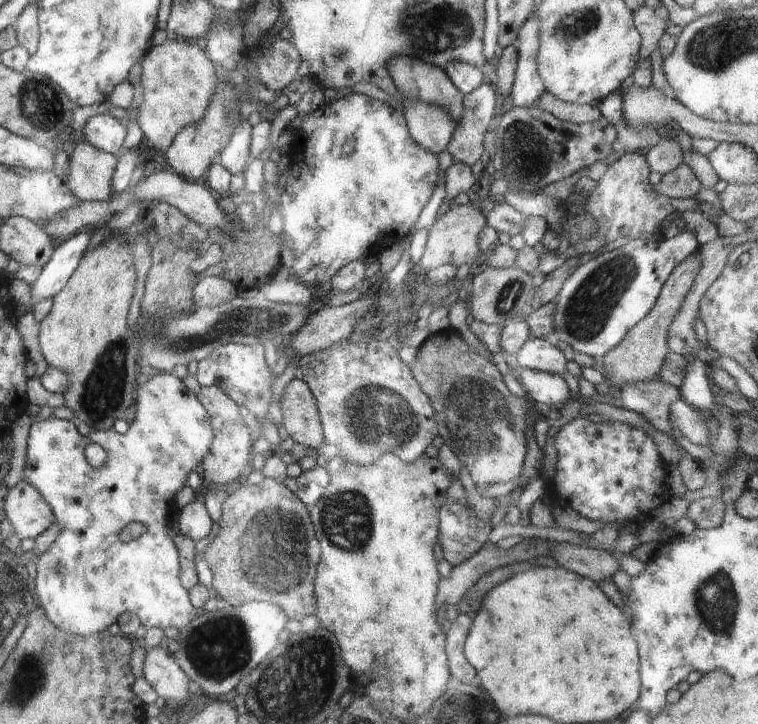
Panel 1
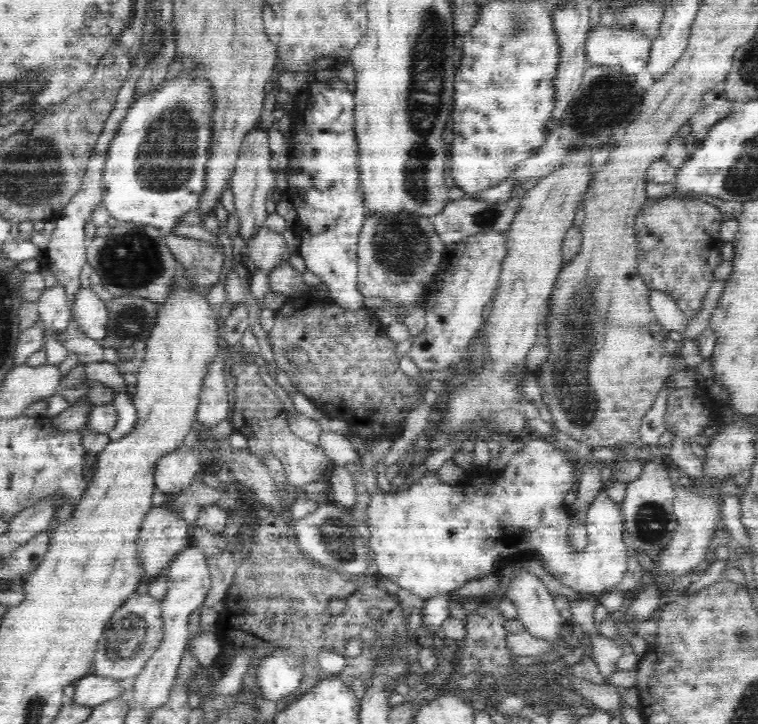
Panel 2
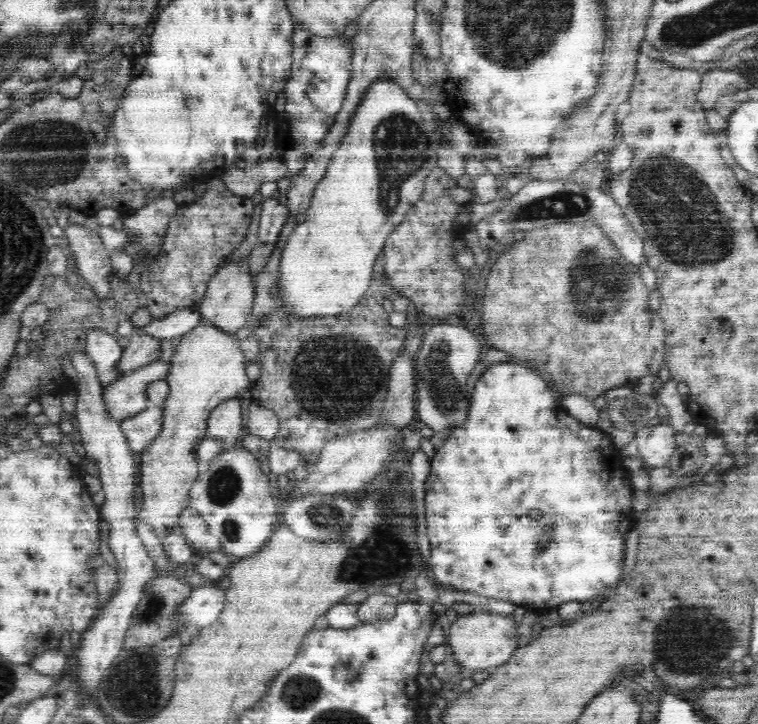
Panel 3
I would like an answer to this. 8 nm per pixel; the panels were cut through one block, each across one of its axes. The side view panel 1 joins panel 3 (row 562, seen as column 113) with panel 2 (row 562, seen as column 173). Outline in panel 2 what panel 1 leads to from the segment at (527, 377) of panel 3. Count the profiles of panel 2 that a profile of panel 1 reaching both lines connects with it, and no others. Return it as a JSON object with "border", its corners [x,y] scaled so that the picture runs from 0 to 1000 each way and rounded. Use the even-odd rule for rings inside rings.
{"border":[[[704,602],[695,605],[693,623],[675,627],[674,635],[668,641],[668,645],[664,649],[649,652],[640,648],[628,651],[627,653],[619,651],[616,652],[616,656],[615,671],[620,671],[620,674],[604,674],[604,671],[583,669],[575,659],[575,652],[555,649],[555,653],[547,656],[533,677],[504,678],[489,685],[484,700],[484,724],[489,738],[487,742],[487,757],[489,757],[495,767],[492,786],[497,793],[511,797],[517,804],[521,804],[526,812],[538,815],[559,829],[583,820],[596,819],[611,811],[615,804],[620,804],[620,801],[639,798],[641,793],[646,793],[646,790],[652,787],[652,782],[666,782],[670,778],[679,775],[679,772],[706,773],[706,769],[708,768],[715,771],[714,779],[716,779],[716,783],[728,793],[734,801],[763,819],[793,820],[799,819],[801,816],[807,816],[813,811],[813,807],[821,804],[821,800],[826,796],[826,790],[828,790],[828,761],[826,761],[826,751],[821,747],[821,743],[823,743],[821,739],[821,725],[823,722],[821,703],[815,695],[810,695],[805,686],[802,686],[798,677],[794,678],[792,686],[786,686],[782,695],[778,696],[773,706],[772,720],[769,721],[777,740],[776,754],[778,756],[778,760],[770,758],[765,762],[755,761],[755,753],[752,753],[752,742],[749,738],[755,714],[752,714],[752,699],[744,699],[747,680],[756,671],[757,662],[760,660],[760,640],[756,630],[752,627],[752,623],[741,624],[727,613],[727,608],[723,608],[719,604]]]}

